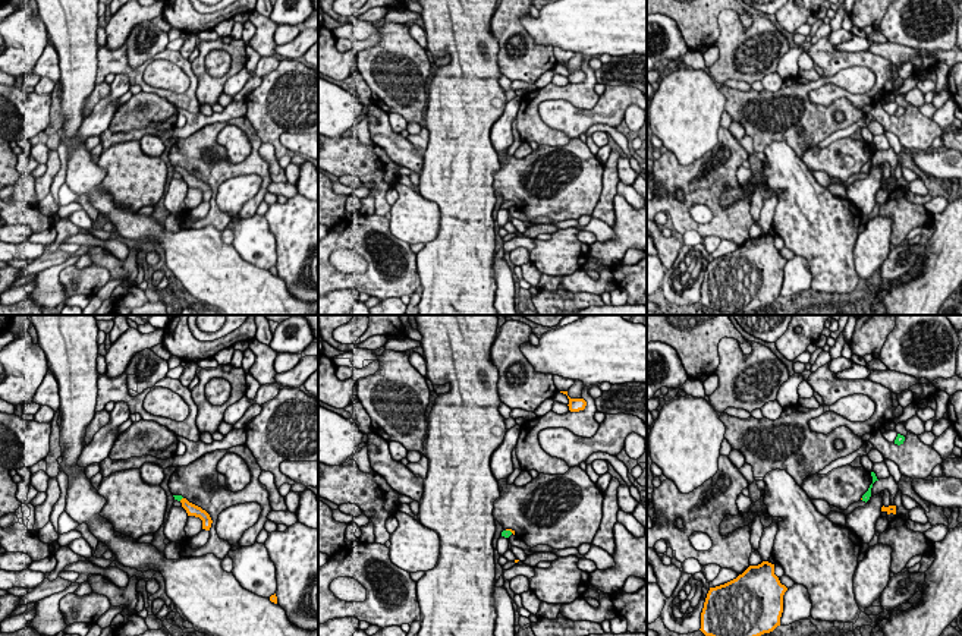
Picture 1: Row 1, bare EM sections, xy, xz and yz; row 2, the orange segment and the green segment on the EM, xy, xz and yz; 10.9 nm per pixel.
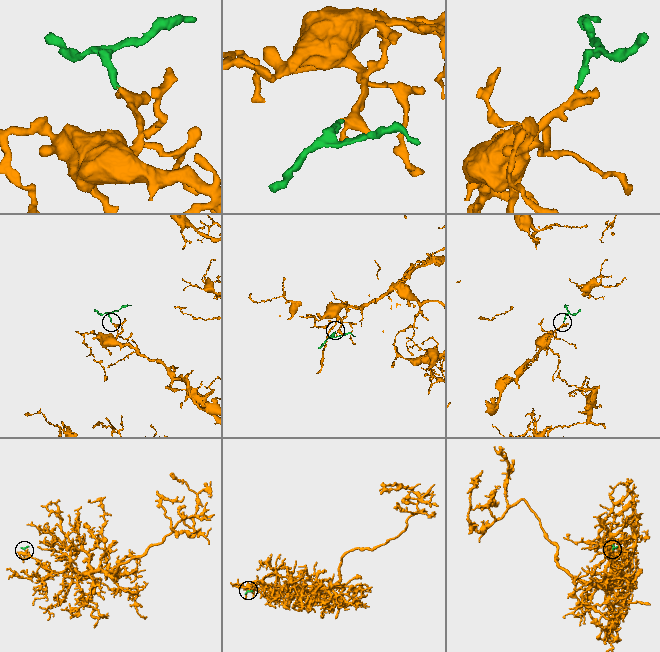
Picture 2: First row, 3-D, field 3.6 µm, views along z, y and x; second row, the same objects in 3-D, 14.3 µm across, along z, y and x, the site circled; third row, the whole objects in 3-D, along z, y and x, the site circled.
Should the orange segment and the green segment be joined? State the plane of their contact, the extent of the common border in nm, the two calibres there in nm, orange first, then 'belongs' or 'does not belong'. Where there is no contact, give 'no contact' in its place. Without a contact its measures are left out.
contact in xz; length 90 nm; calibres 30 and 90 nm; belongs

